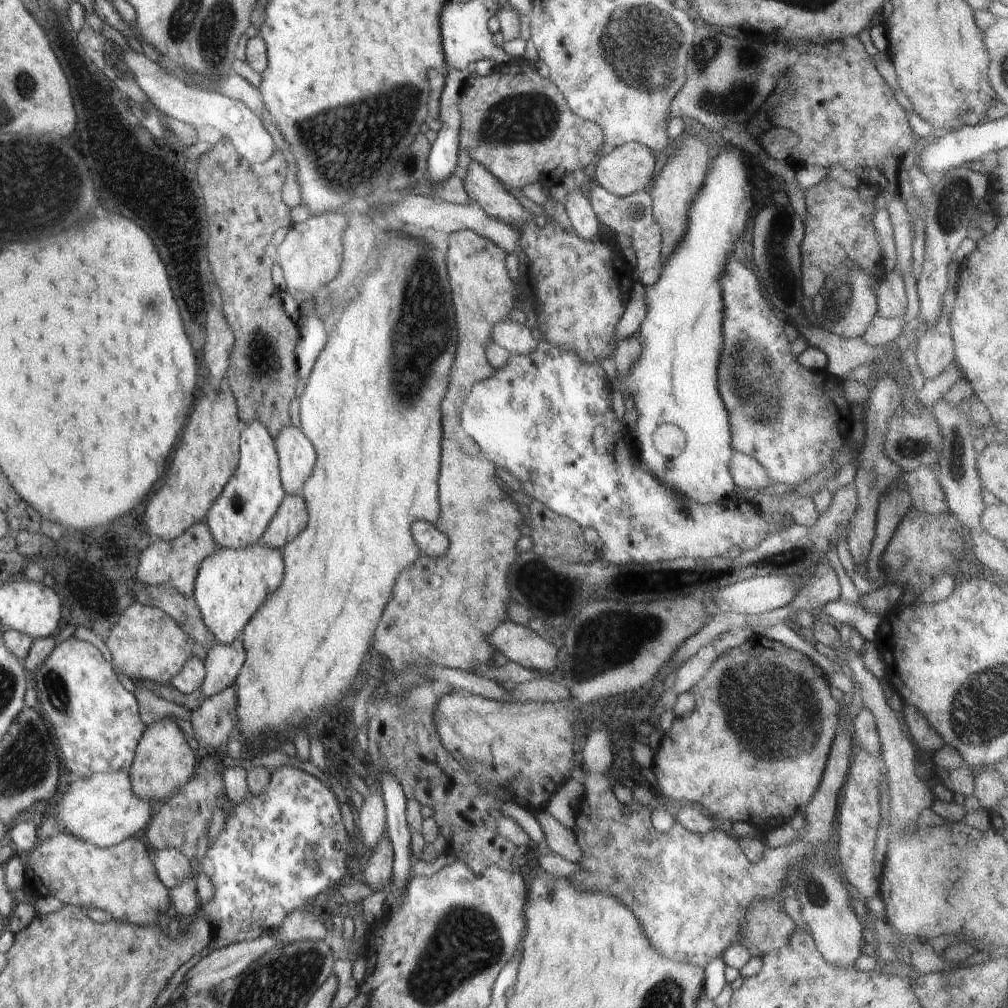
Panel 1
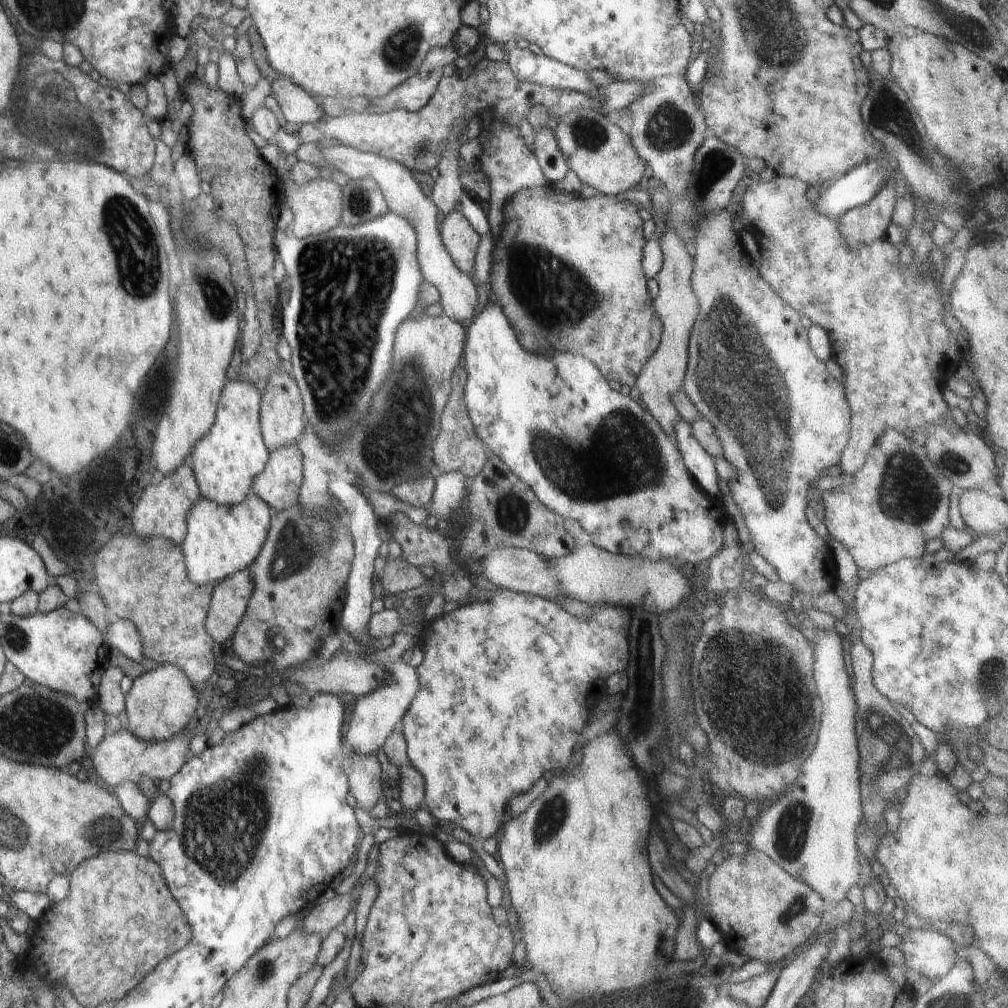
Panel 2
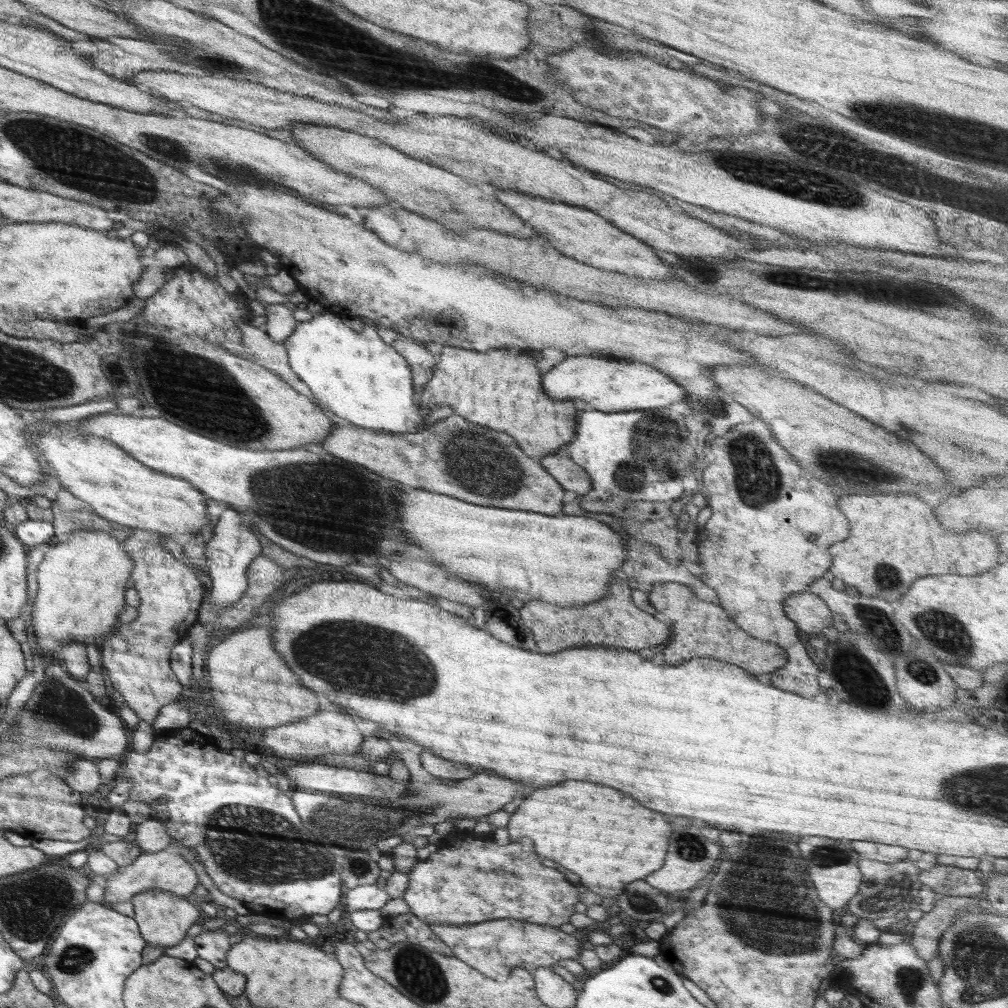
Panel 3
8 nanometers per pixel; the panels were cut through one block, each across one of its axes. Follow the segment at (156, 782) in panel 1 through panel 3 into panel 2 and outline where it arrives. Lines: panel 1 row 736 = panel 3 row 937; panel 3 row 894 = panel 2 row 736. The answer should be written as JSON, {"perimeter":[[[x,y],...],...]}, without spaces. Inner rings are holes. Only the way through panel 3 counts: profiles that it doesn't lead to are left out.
{"perimeter":[[[160,665],[133,680],[134,684],[125,697],[128,716],[128,731],[143,742],[158,743],[176,737],[190,722],[196,707],[200,704],[201,693],[191,680],[177,666]]]}

